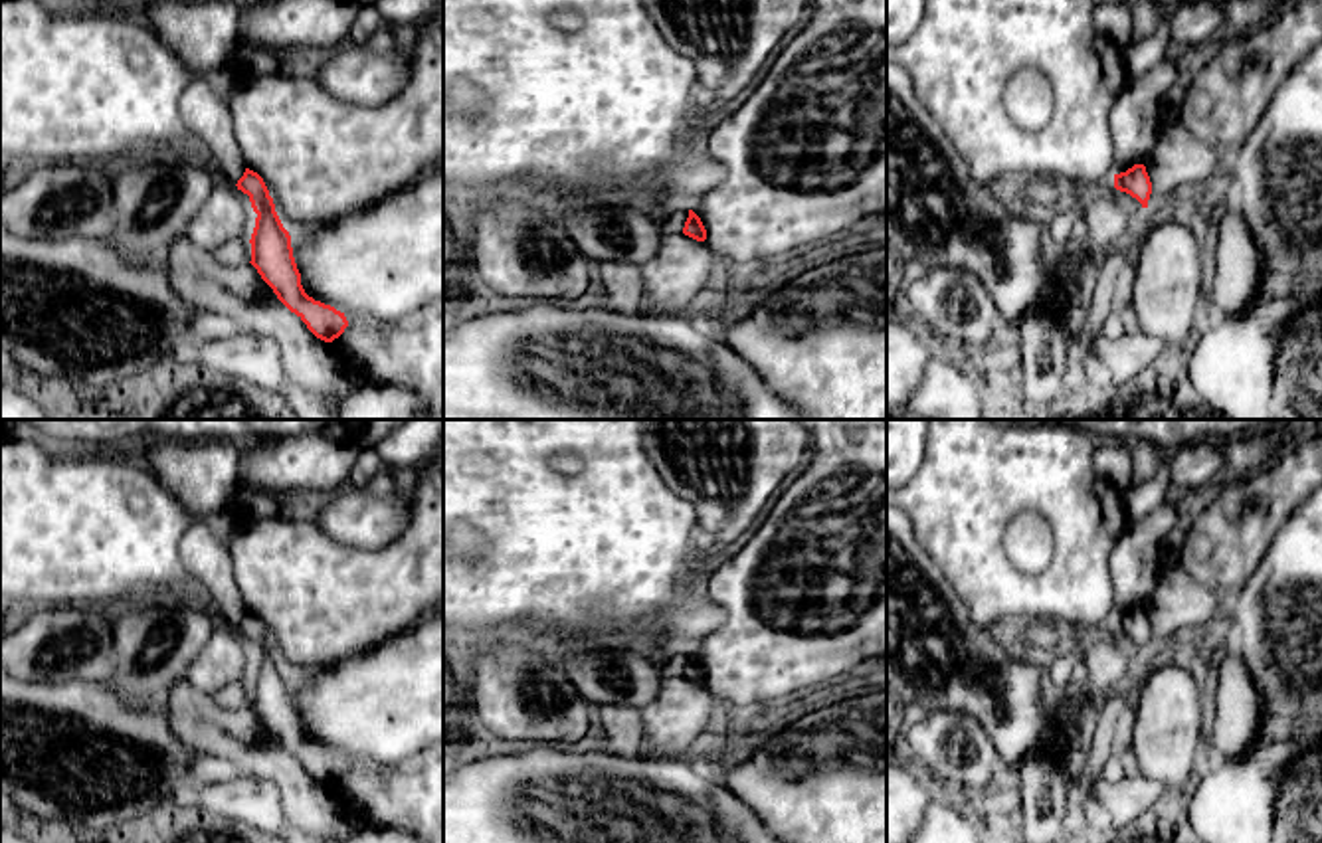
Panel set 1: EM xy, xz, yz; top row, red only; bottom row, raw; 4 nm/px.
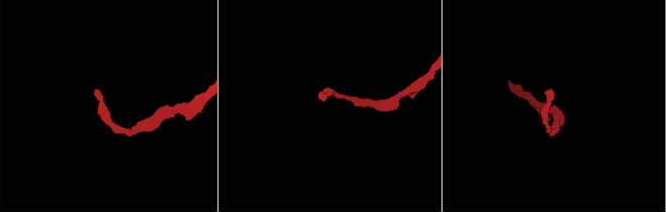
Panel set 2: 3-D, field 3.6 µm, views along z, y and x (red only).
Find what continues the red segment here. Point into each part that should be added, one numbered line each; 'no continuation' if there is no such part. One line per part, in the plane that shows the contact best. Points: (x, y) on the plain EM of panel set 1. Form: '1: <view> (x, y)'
no continuation

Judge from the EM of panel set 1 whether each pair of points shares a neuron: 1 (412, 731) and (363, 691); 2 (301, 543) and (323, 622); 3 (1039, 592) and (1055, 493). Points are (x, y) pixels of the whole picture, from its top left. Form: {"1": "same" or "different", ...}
{"1": "same", "2": "same", "3": "same"}

